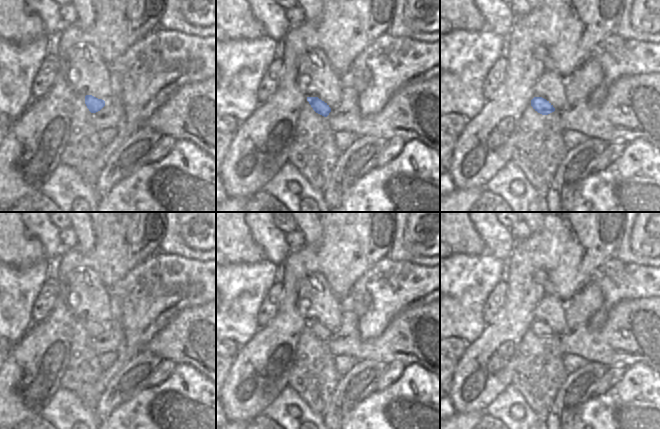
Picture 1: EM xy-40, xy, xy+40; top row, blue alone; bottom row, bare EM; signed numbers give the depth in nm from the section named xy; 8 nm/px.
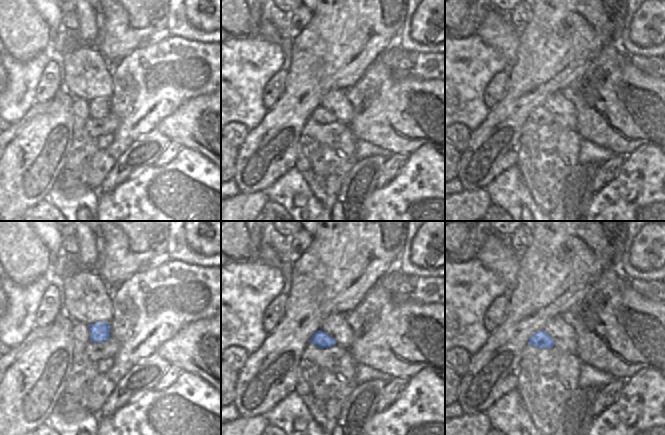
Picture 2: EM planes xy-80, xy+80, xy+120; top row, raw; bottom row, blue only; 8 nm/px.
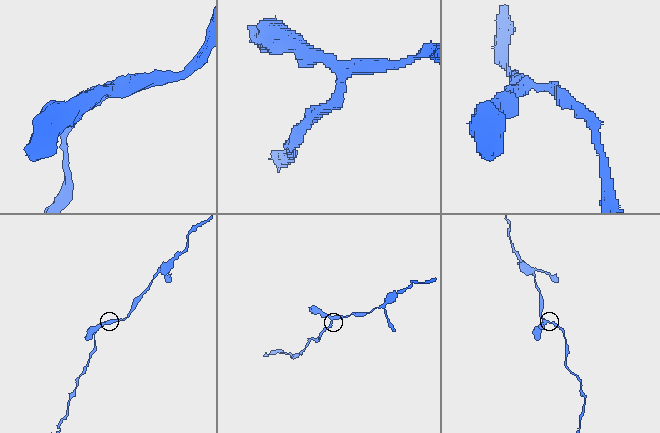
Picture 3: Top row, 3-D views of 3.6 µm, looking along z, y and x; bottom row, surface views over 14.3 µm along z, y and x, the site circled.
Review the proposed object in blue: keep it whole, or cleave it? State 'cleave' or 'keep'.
keep

